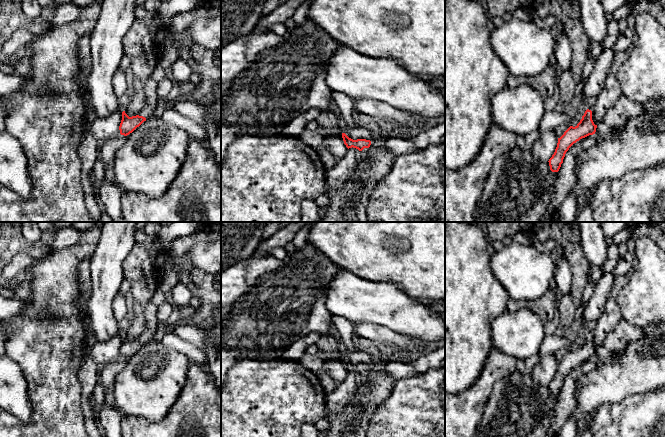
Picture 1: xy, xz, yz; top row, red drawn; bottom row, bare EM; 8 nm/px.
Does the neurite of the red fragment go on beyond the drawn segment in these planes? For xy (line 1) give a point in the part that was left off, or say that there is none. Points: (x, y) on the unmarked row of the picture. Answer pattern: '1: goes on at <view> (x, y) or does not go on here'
1: goes on at xy (151, 323)

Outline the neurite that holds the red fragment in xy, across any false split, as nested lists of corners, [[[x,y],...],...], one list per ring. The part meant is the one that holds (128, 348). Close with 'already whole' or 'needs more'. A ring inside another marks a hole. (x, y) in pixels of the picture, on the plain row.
[[[149,302],[145,308],[145,331],[143,334],[138,339],[132,341],[129,341],[125,335],[122,336],[122,344],[119,350],[121,359],[127,360],[132,357],[161,328],[157,320],[157,311],[158,307]]] | needs more

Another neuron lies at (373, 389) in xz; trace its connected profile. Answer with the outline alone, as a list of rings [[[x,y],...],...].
[[[371,370],[360,375],[358,386],[350,403],[338,414],[328,412],[329,429],[322,437],[367,437],[370,421],[377,409],[388,399],[397,380],[386,372]]]

